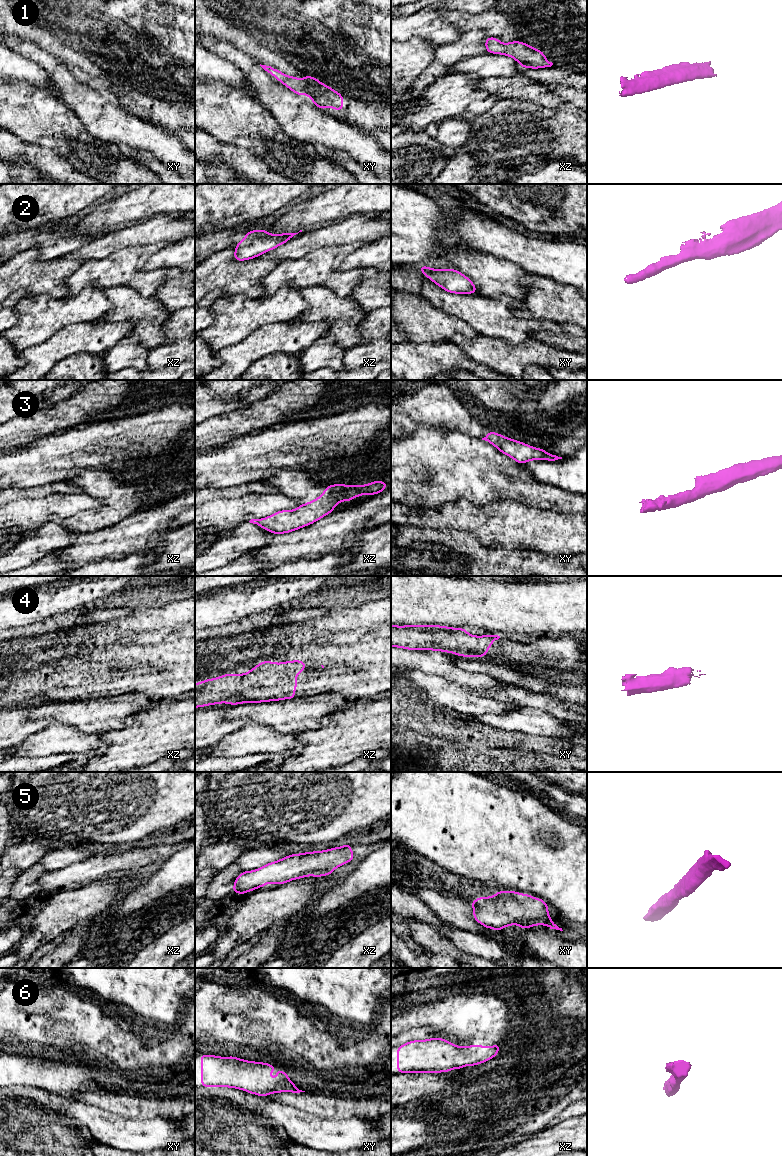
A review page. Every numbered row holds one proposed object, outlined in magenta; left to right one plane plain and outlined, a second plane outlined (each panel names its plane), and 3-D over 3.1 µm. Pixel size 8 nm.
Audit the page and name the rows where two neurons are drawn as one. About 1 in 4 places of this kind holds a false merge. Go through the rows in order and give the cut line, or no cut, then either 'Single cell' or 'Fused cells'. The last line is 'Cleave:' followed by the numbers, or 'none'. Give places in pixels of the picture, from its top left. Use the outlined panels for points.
1: No split. Single cell
2: No split. Single cell
3: No split. Single cell
4: No split. Single cell
5: No split. Single cell
6: No split. Single cell
Cleave: none

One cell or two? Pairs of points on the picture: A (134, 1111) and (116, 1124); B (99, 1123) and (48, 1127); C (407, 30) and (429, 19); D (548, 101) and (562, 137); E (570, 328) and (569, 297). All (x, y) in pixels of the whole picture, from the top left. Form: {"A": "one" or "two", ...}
{"A": "two", "B": "two", "C": "one", "D": "two", "E": "two"}

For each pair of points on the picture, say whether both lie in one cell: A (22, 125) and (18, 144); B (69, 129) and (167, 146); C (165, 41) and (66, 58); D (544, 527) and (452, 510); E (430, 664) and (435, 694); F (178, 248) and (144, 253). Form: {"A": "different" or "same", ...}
{"A": "different", "B": "different", "C": "different", "D": "same", "E": "different", "F": "different"}

